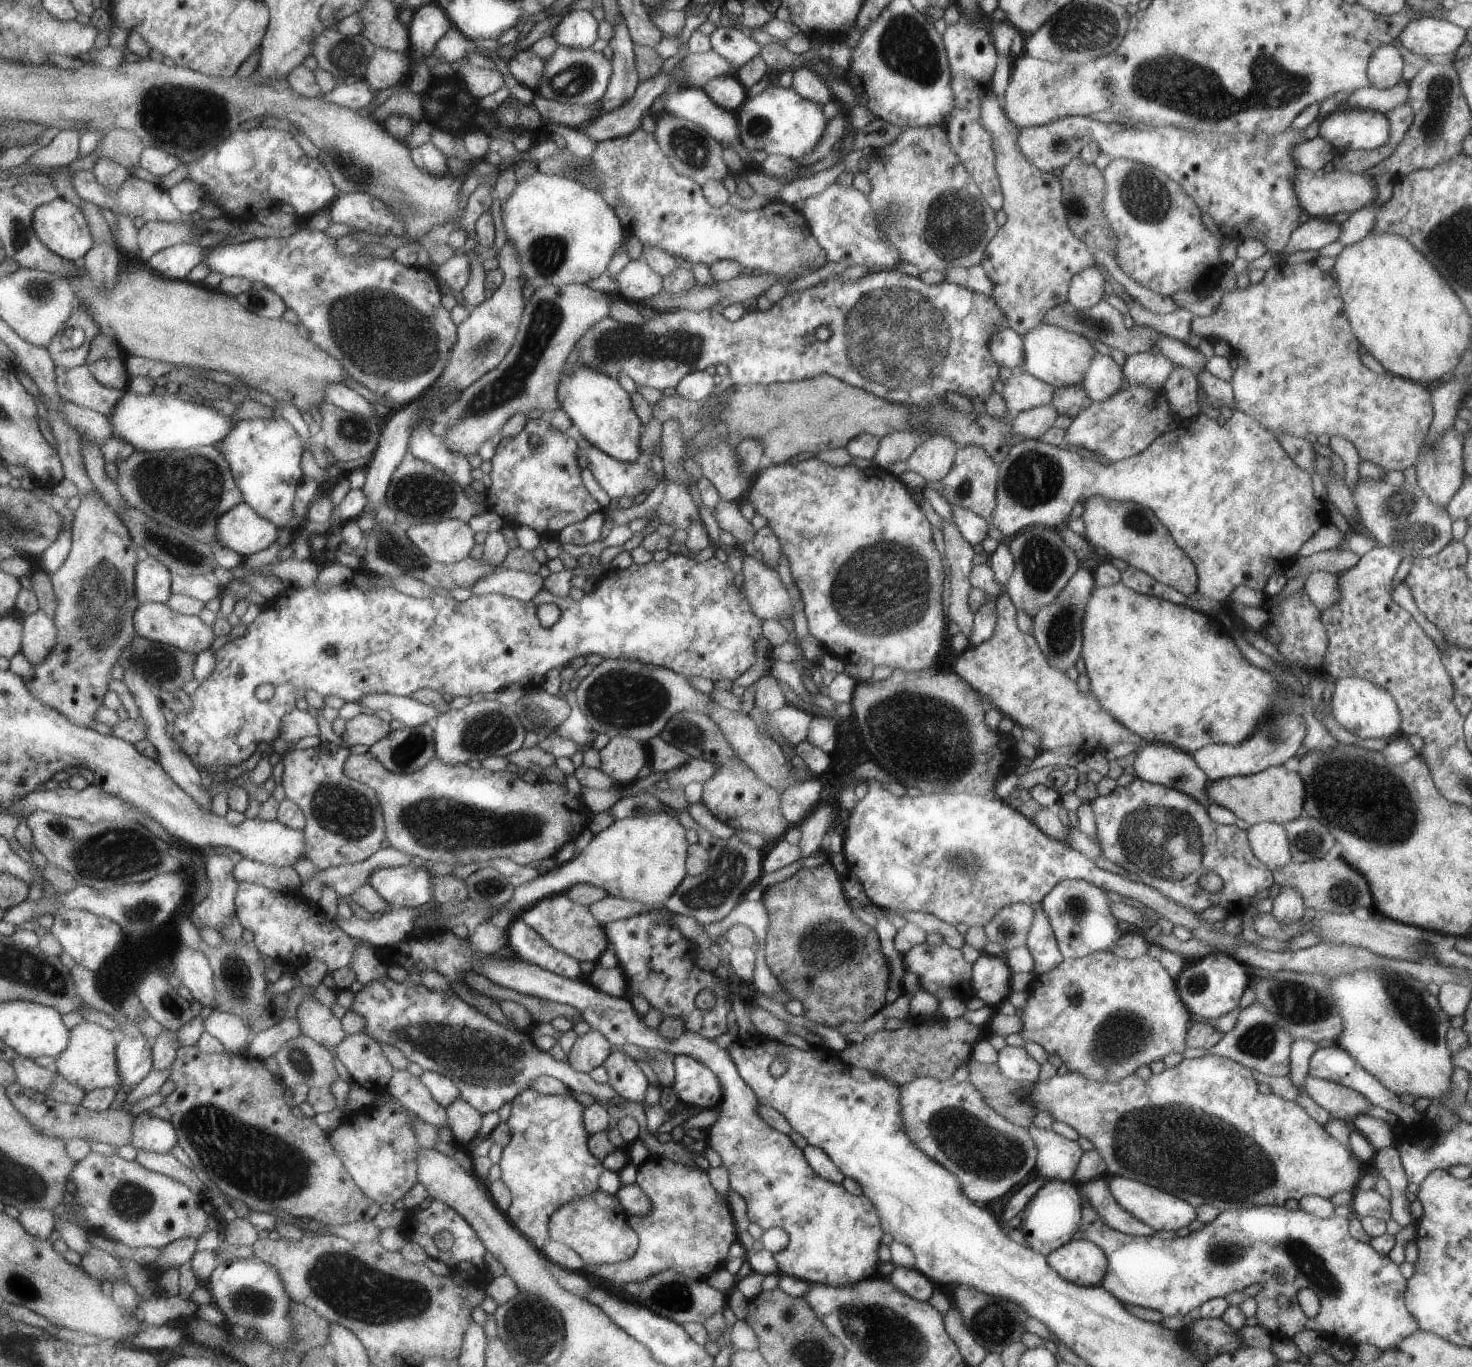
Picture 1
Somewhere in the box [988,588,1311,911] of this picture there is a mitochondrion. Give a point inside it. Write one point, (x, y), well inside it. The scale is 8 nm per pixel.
(1164, 841)

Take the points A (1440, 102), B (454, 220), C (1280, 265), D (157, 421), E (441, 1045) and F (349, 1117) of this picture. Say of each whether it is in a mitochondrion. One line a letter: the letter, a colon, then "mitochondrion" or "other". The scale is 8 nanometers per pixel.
A: mitochondrion
B: other
C: other
D: other
E: mitochondrion
F: other

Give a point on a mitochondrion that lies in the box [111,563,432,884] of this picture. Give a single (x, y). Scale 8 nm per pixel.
(347, 812)

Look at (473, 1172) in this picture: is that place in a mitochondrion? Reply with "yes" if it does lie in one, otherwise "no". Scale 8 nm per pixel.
no

